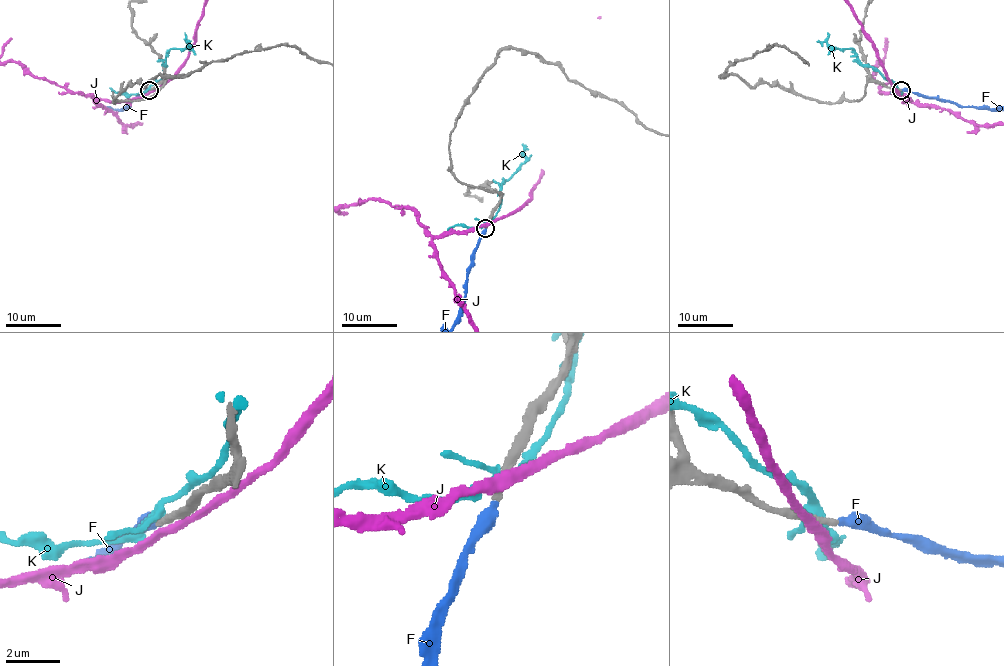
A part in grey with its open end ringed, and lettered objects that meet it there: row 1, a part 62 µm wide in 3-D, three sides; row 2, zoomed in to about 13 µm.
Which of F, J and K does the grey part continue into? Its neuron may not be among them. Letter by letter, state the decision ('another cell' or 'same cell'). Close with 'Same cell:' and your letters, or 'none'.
F: same cell
J: another cell
K: another cell
Same cell: F

